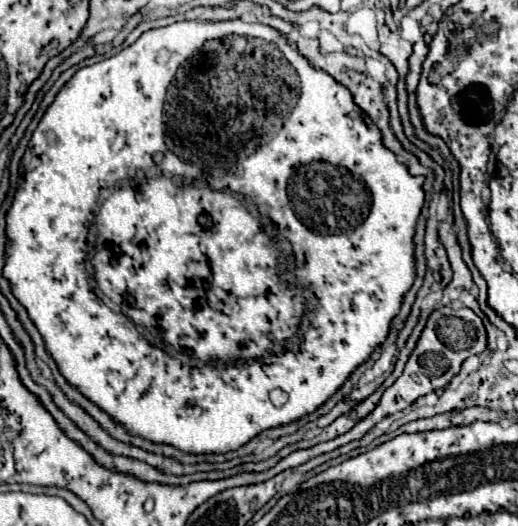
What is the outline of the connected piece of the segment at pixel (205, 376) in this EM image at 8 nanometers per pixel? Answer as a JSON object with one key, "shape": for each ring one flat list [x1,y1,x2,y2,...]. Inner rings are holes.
{"shape":[[234,18,234,20,222,20,222,22,200,22,200,20,182,20,182,22,174,22,174,24,170,24,170,26,162,26,162,28,152,28,152,30,148,30,148,32,144,32,144,34,142,34,142,36,140,36,140,38,138,38,138,40,136,40,136,42,134,42,134,44,132,44,132,46,128,46,128,48,124,48,124,50,120,50,120,52,118,52,118,54,114,54,114,56,110,56,110,58,106,58,106,60,100,60,100,62,96,62,96,64,90,64,90,66,84,66,84,68,80,68,80,70,78,70,78,72,76,72,76,74,74,74,74,76,72,76,72,80,70,80,70,82,68,82,68,84,64,84,64,86,62,86,62,90,60,90,60,92,58,92,58,94,56,94,56,98,54,98,54,102,52,102,52,104,50,104,50,106,48,106,48,108,46,108,46,110,44,110,44,114,42,114,42,118,40,118,40,124,38,124,38,126,36,126,36,130,34,130,34,132,32,132,32,138,30,138,30,142,28,142,28,152,30,152,30,154,32,154,32,156,34,156,34,158,36,158,36,162,34,162,34,164,32,164,32,166,30,166,30,168,26,168,26,172,24,172,24,184,22,184,22,186,20,186,20,188,18,188,18,192,16,192,16,194,14,194,14,200,12,200,12,206,10,206,10,210,8,210,8,212,6,212,6,238,8,238,8,244,6,244,6,262,4,262,4,268,2,268,2,276,4,276,4,278,6,278,6,280,8,280,8,284,10,284,10,290,12,290,12,294,14,294,14,296,16,296,16,300,18,300,18,302,20,302,20,304,22,304,22,306,24,306,24,308,26,308,26,312,28,312,28,316,30,316,30,320,32,320,32,322,34,322,34,326,36,326,36,328,38,328,38,332,40,332,40,334,42,334,42,340,44,340,44,346,46,346,46,352,48,352,48,354,50,354,50,356,52,356,52,358,54,358,54,362,56,362,56,366,58,366,58,370,60,370,60,374,62,374,62,376,64,376,64,378,66,378,66,380,68,380,68,384,70,384,70,386,74,386,74,388,76,388,76,390,78,390,78,392,82,392,82,394,84,394,84,396,86,396,86,398,88,398,88,400,90,400,90,402,92,402,92,404,96,404,96,406,98,406,98,408,100,408,100,410,102,410,102,412,106,412,106,414,108,414,108,416,110,416,110,418,112,418,112,420,114,420,114,422,116,422,116,424,120,424,120,426,122,426,122,428,124,428,124,430,126,430,126,432,128,432,128,434,132,434,132,436,140,436,140,438,144,438,144,440,150,440,150,442,156,442,156,444,170,444,170,446,174,446,174,448,178,448,178,450,182,450,182,452,188,452,188,454,226,454,226,452,230,452,230,450,238,450,238,448,242,448,242,446,244,446,244,444,248,444,248,442,250,442,250,440,252,440,252,438,254,438,254,436,258,436,258,434,260,434,260,432,264,432,264,430,270,430,270,428,276,428,276,426,286,426,286,424,290,424,290,422,296,422,296,420,302,420,302,418,306,418,306,416,308,416,308,414,312,414,312,412,314,412,314,410,316,410,316,408,320,408,320,406,322,406,322,404,324,404,324,402,326,402,326,400,328,400,328,398,330,398,330,396,332,396,332,394,334,394,334,392,336,392,336,390,338,390,338,388,340,388,340,386,342,386,342,384,344,384,344,382,346,382,346,380,348,380,348,378,350,378,350,374,352,374,352,372,354,372,354,370,356,370,356,368,358,368,358,366,360,366,360,364,364,364,364,362,366,362,366,360,368,360,368,358,370,358,370,356,372,356,372,352,374,352,374,350,376,350,376,348,378,348,378,346,380,346,380,344,382,344,382,342,384,342,384,340,386,340,386,336,388,336,388,332,390,332,390,324,392,324,392,318,394,318,394,316,396,316,396,314,398,314,398,312,400,312,400,306,402,306,402,300,404,300,404,294,406,294,406,292,408,292,408,290,410,290,410,288,412,288,412,284,414,284,414,278,416,278,416,268,414,268,414,232,416,232,416,222,418,222,418,216,420,216,420,212,422,212,422,206,424,206,424,176,412,176,412,174,410,174,410,172,408,172,408,164,406,164,406,162,400,162,400,160,398,160,398,158,396,158,396,154,394,154,394,152,392,152,392,150,388,150,388,148,386,148,386,146,384,146,384,144,382,144,382,134,380,134,380,128,378,128,378,126,376,126,376,124,374,124,374,122,372,122,372,120,370,120,370,118,368,118,368,116,366,116,366,114,364,114,364,112,362,112,362,110,360,110,360,108,358,108,358,106,356,106,356,102,354,102,354,98,352,98,352,92,350,92,350,90,348,90,348,88,346,88,346,86,340,86,340,82,336,82,336,80,334,80,334,78,332,78,332,76,330,76,330,74,328,74,328,72,324,72,324,70,320,70,320,68,314,68,314,66,312,66,312,64,310,64,310,62,308,62,308,58,304,58,304,56,302,56,302,54,300,54,300,52,298,52,298,48,294,48,294,46,290,46,290,42,288,42,288,40,286,40,286,36,284,36,284,34,280,34,280,32,278,32,278,30,276,30,276,28,272,28,272,26,266,26,266,24,260,24,260,22,254,22,254,24,250,24,250,22,242,22,242,20,240,20,240,18],[228,34,240,34,240,36,254,36,254,38,262,38,262,40,272,40,272,42,274,42,274,44,276,44,276,46,278,46,278,48,280,48,280,50,282,50,282,52,284,52,284,56,286,56,286,58,288,58,288,60,290,60,290,64,292,64,292,66,294,66,294,68,296,68,296,70,298,70,298,76,300,76,300,84,302,84,302,92,300,92,300,98,298,98,298,104,296,104,296,106,294,106,294,110,292,110,292,114,290,114,290,118,288,118,288,120,286,120,286,124,284,124,284,128,282,128,282,130,280,130,280,132,278,132,278,134,276,134,276,136,274,136,274,138,272,138,272,140,270,140,270,142,268,142,268,144,264,144,264,146,262,146,262,148,260,148,260,150,256,150,256,152,254,152,254,154,252,154,252,156,248,156,248,166,252,166,252,170,256,170,256,174,260,174,260,178,268,178,268,182,270,182,270,184,272,184,272,186,270,186,270,184,260,184,260,186,258,186,258,184,236,184,236,182,238,182,238,180,240,180,240,178,234,178,234,176,236,176,236,174,234,174,234,170,232,170,232,172,226,172,226,174,232,174,232,176,212,176,212,178,218,178,218,180,208,180,208,184,210,184,210,186,212,186,212,188,230,188,230,190,232,190,232,192,238,192,238,194,242,194,242,198,244,198,244,200,246,200,246,202,252,202,252,204,256,204,256,206,258,206,258,214,260,214,260,216,266,216,266,218,272,218,272,220,274,220,274,222,264,222,264,220,262,220,262,218,256,218,256,216,252,216,252,214,250,214,250,212,248,212,248,208,246,208,246,206,244,206,244,204,242,204,242,202,240,202,240,198,238,198,238,196,236,196,236,194,232,194,232,192,230,192,230,190,212,190,212,188,208,188,208,186,206,186,206,184,196,184,196,182,189,182,189,181,192,181,192,180,193,180,193,179,194,179,194,180,196,180,196,179,198,179,198,178,200,178,200,177,201,177,201,174,198,174,198,168,196,168,196,166,192,166,192,164,188,164,188,162,187,162,187,163,186,163,186,162,185,162,185,163,184,163,184,161,183,161,183,160,180,160,180,161,178,161,178,159,174,159,174,160,173,160,173,161,171,161,171,163,170,163,170,158,171,158,171,157,172,157,172,158,173,158,173,157,174,157,174,156,175,156,175,155,174,155,174,154,173,154,173,152,171,152,171,151,170,151,170,150,168,150,168,148,167,148,167,146,166,146,166,144,165,144,165,141,164,141,164,140,165,140,165,136,166,136,166,126,165,126,165,123,164,123,164,121,163,121,163,107,164,107,164,96,166,96,166,88,168,88,168,84,170,84,170,82,172,82,172,78,174,78,174,74,176,74,176,70,178,70,178,66,180,66,180,64,182,64,182,62,184,62,184,60,186,60,186,58,188,58,188,56,192,56,192,54,194,54,194,52,196,52,196,50,198,50,198,46,202,46,202,44,204,44,204,42,208,42,208,40,212,40,212,38,222,38,222,36,228,36],[150,172,152,172,152,174,156,174,156,172,162,172,162,174,164,174,164,176,156,176,156,178,142,178,142,176,146,176,146,174,150,174],[170,179,179,179,179,180,181,180,181,181,182,181,182,182,184,182,184,184,174,184,174,182,172,182,172,180,170,180],[124,180,128,180,128,184,126,184,126,186,122,186,122,182,124,182],[114,186,116,186,116,190,114,190,114,192,112,192,112,194,110,194,110,196,108,196,108,198,106,198,106,200,104,200,104,202,102,202,102,204,99,204,99,196,100,196,100,190,102,190,102,188,114,188],[300,186,304,186,304,188,302,188,302,190,304,190,304,192,306,192,306,190,308,190,308,192,310,192,310,190,316,190,316,194,314,194,314,196,312,196,312,194,308,194,308,196,306,196,306,194,300,194],[90,224,92,224,92,226,94,226,94,228,96,228,96,246,88,246,88,226,90,226],[280,239,281,239,281,240,290,240,290,242,292,242,292,246,294,246,294,252,296,252,296,254,298,254,298,258,300,258,300,260,304,260,304,262,306,262,306,264,304,264,304,266,300,266,300,268,296,268,296,276,298,276,298,282,300,282,300,284,302,284,302,286,304,286,304,288,302,288,302,286,300,286,300,285,298,285,298,284,290,284,290,282,288,282,288,280,287,280,287,279,288,279,288,275,287,275,287,270,288,270,288,261,287,261,287,259,286,259,286,258,285,258,285,257,283,257,283,256,281,256,281,255,280,255,280,250,279,250,279,249,278,249,278,245,279,245,279,244,280,244],[90,278,92,278,92,282,94,282,94,284,96,284,96,288,98,288,98,290,102,290,102,294,104,294,104,296,108,296,108,298,110,298,110,300,112,300,112,302,114,302,114,304,116,304,116,306,118,306,118,310,120,310,120,312,116,312,116,310,112,310,112,308,108,308,108,306,106,306,106,304,104,304,104,302,102,302,102,300,100,300,100,298,96,298,96,294,94,294,94,292,92,292,92,290,90,290,90,286,88,286,88,282,90,282],[304,314,306,314,306,318,308,318,308,322,310,322,310,324,312,324,312,328,310,328,310,330,306,330,306,334,304,334,304,340,302,340,302,352,300,352,300,354,298,354,298,356,294,356,294,354,290,354,290,352,280,352,280,354,270,354,270,353,272,353,272,352,275,352,275,351,277,351,277,350,279,350,279,349,280,349,280,348,282,348,282,347,283,347,283,346,284,346,284,344,288,344,288,342,290,342,290,340,292,340,292,336,296,336,296,334,298,334,298,328,300,328,300,326,302,326,302,322,304,322],[146,334,148,334,148,336,150,336,150,338,152,338,152,340,154,340,154,342,156,342,156,344,158,344,158,346,160,346,160,348,170,348,170,350,172,350,172,352,174,352,174,354,184,354,184,350,186,350,186,352,192,352,192,354,190,354,190,356,192,356,192,358,196,358,196,360,200,360,200,362,204,362,204,364,212,364,212,362,214,362,214,364,228,364,228,362,234,362,234,364,228,364,228,366,202,366,202,368,188,368,188,366,182,366,182,364,180,364,180,358,178,358,178,356,170,356,170,354,168,354,168,352,166,352,166,350,158,350,158,348,152,348,152,346,150,346,150,342,148,342,148,340,146,340],[276,386,280,386,280,389,282,389,282,390,283,390,283,391,284,391,284,392,285,392,285,393,286,393,286,394,288,394,288,400,286,400,286,404,282,404,282,406,274,406,274,404,272,404,272,402,270,402,270,398,269,398,269,393,270,393,270,390,272,390,272,388,276,388]]}

